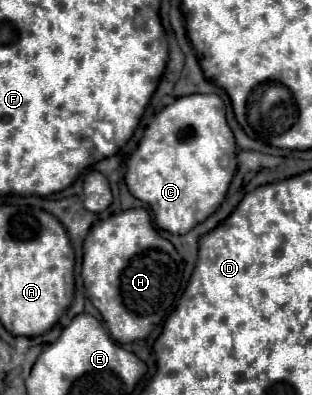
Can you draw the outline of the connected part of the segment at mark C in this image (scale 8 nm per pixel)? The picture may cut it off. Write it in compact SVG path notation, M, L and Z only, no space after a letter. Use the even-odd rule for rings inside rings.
M190 94L176 98L172 104L162 108L162 112L146 128L138 144L138 150L128 160L124 180L132 196L136 196L152 208L154 222L158 228L168 230L172 234L186 234L220 208L234 172L236 142L230 126L226 124L222 98L218 94Z

